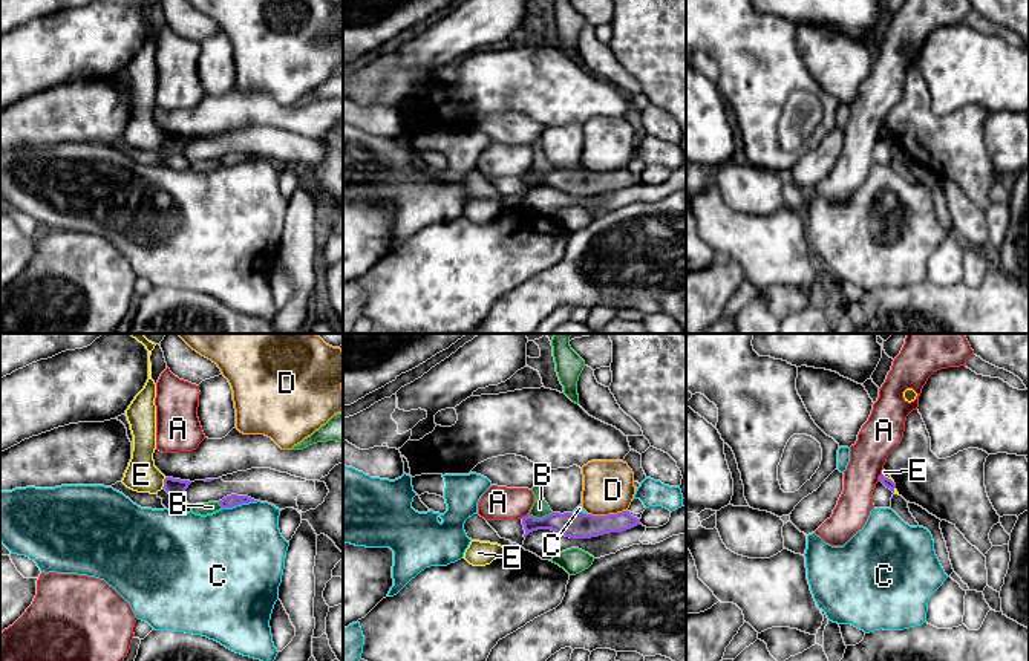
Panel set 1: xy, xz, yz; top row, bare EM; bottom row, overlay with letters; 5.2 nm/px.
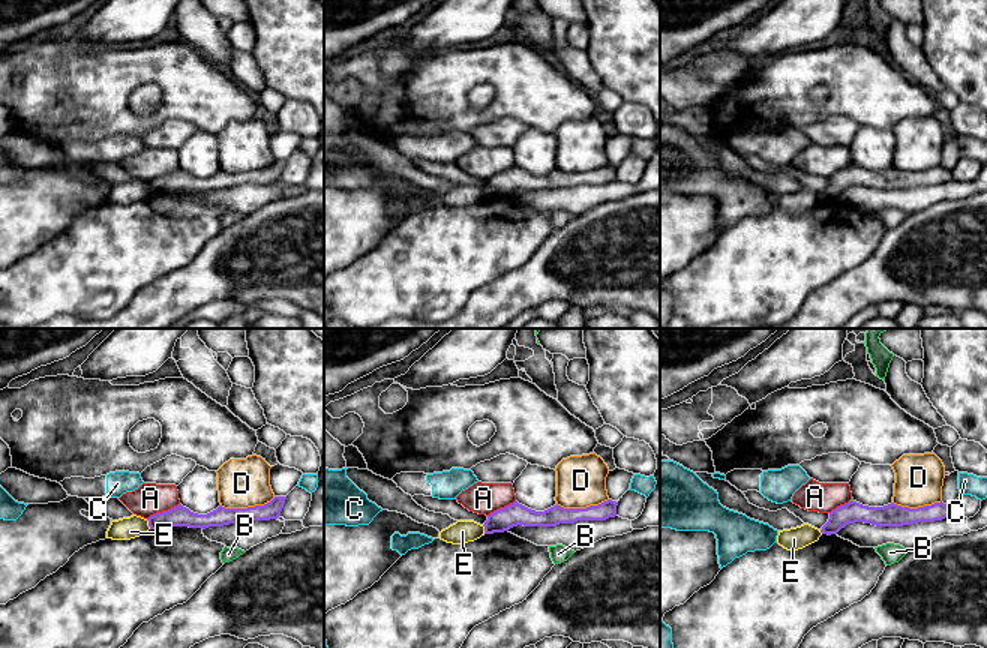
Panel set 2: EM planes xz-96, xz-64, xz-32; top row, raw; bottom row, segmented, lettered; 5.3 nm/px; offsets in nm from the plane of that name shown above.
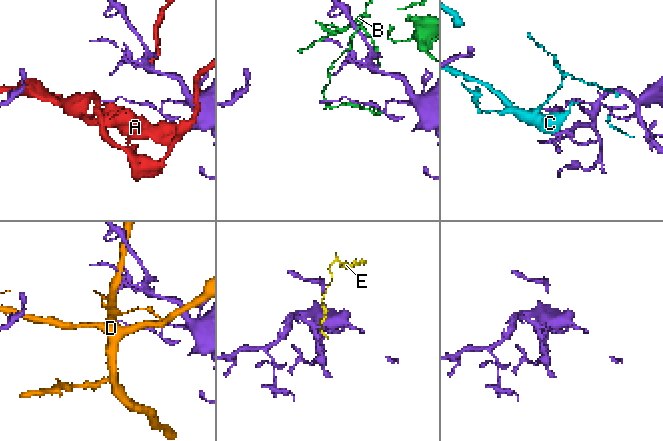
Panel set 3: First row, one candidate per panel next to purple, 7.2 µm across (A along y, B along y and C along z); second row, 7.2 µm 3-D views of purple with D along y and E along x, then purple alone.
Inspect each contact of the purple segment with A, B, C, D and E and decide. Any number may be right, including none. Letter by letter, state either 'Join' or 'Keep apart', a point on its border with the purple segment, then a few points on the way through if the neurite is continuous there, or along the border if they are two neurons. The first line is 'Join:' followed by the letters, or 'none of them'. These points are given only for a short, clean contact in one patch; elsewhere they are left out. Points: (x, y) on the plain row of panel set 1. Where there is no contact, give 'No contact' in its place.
Join: none of them
A: Keep apart. Touches purple at yz (879, 135). Boundary: yz (881, 130), (878, 138)
B: Keep apart. Touches purple at xz (539, 176)
C: Keep apart. Touches purple at xy (239, 161)
D: Keep apart. Touches purple at xz (608, 172)
E: Keep apart. Touches purple at xy (164, 140). Boundary: xy (166, 135), (161, 144)

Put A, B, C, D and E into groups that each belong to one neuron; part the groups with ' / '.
A / B / C / D / E

